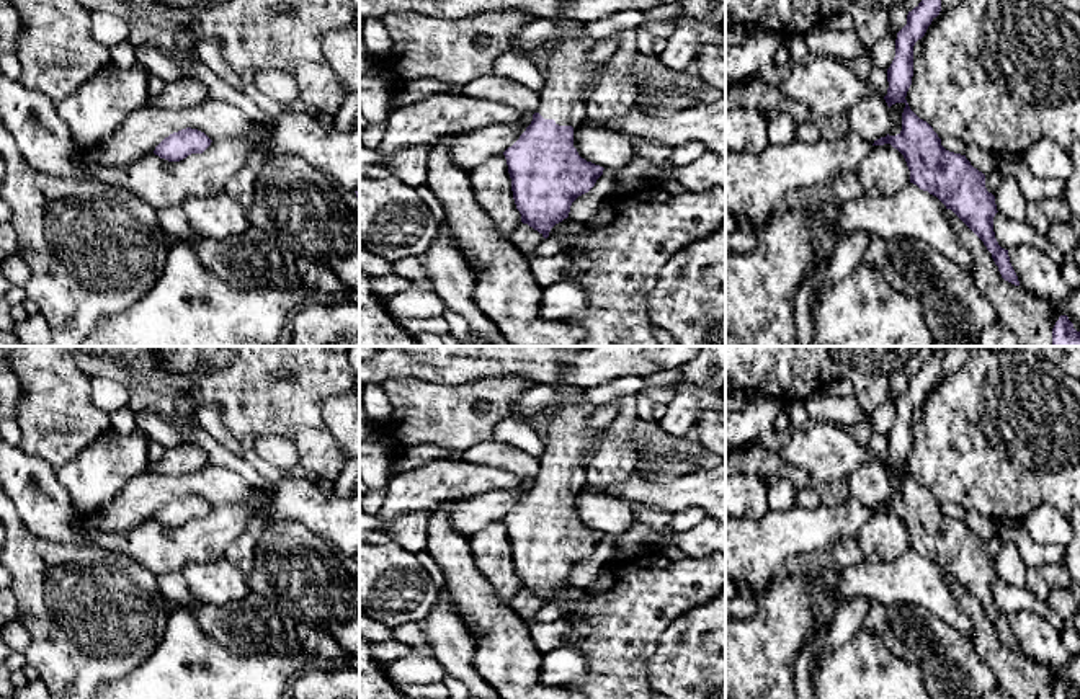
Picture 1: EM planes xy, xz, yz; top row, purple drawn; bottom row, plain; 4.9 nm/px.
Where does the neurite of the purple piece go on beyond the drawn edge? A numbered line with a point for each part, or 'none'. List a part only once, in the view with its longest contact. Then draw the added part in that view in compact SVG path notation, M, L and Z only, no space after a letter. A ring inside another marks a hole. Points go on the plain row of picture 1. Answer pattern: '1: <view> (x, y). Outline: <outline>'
1: xz (569, 441). Outline: M554 385L562 402L551 410L541 469L534 479L559 492L577 493L587 485L587 457L598 434L588 421L595 405L583 400L583 389Z

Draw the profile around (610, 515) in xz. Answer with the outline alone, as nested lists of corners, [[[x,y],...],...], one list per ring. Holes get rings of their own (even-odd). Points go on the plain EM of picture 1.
[[[601,492],[573,493],[573,513],[582,524],[603,534],[623,534],[634,524],[631,503]]]

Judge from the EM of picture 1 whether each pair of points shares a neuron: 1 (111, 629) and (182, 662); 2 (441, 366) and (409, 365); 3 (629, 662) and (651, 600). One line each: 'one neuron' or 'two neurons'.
1: two neurons
2: one neuron
3: one neuron

